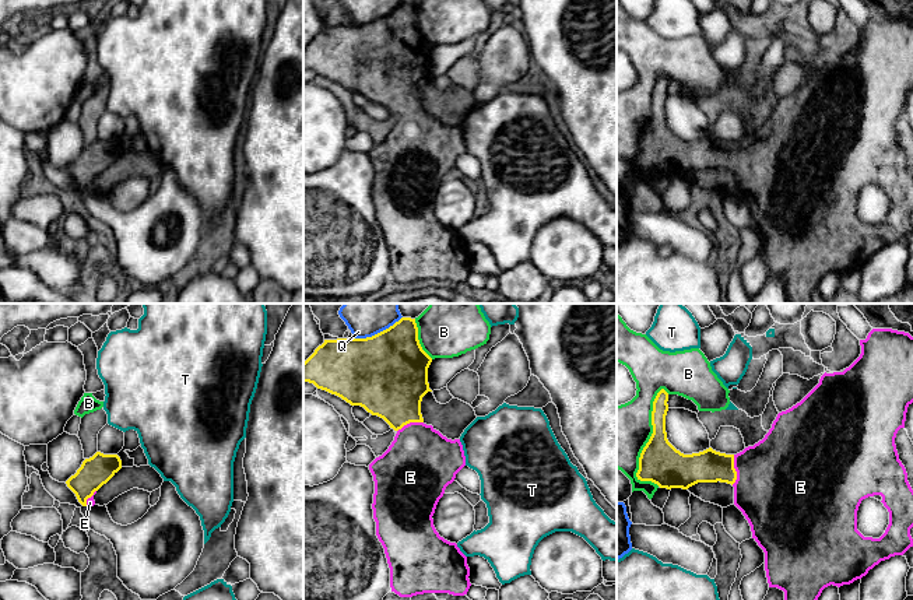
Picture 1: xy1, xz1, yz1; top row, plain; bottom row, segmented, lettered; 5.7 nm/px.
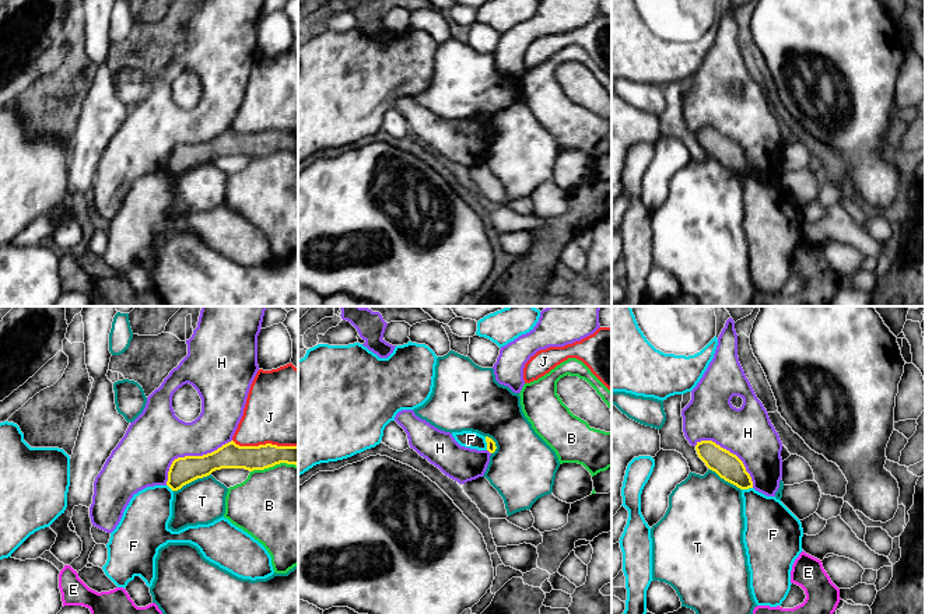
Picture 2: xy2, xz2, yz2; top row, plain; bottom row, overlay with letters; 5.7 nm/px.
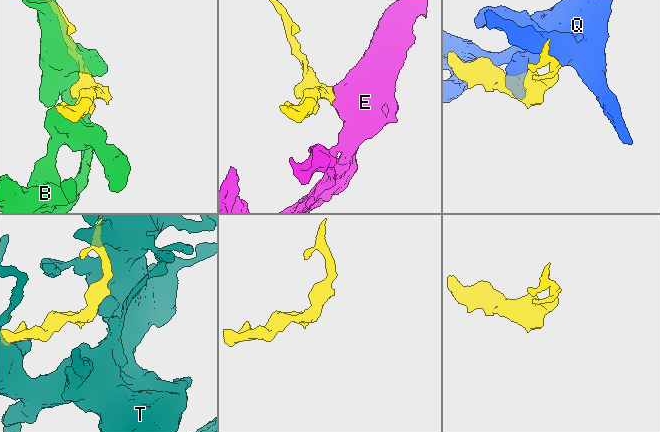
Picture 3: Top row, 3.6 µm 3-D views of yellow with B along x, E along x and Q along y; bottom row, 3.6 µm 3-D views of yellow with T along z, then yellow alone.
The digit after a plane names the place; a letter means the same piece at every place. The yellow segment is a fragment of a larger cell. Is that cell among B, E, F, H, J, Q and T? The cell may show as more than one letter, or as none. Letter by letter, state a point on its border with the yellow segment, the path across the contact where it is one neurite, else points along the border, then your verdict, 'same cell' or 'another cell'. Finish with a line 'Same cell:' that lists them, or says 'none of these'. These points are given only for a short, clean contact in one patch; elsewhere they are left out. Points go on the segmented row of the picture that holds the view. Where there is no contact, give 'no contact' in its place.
B: meets yellow in yz1 at (648, 442); another cell
E: meets yellow in yz1 at (734, 470); runs through yz1 (709, 466), (734, 470), (776, 481); same cell
F: meets yellow in xz2 at (487, 444); border along xz2 (484, 437), (487, 449); another cell
H: meets yellow in xy2 at (191, 456); another cell
J: meets yellow in xy2 at (265, 445); another cell
Q: meets yellow in xz1 at (378, 333); another cell
T: meets yellow in xy2 at (192, 480); another cell
Same cell: E

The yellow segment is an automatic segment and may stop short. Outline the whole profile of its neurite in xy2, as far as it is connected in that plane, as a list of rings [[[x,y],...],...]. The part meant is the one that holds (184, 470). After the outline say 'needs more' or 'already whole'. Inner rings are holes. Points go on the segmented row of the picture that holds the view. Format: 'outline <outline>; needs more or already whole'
outline [[[234,441],[203,456],[185,456],[172,462],[167,485],[172,491],[221,469],[264,470],[280,463],[298,466],[298,446],[239,446]]]; already whole

